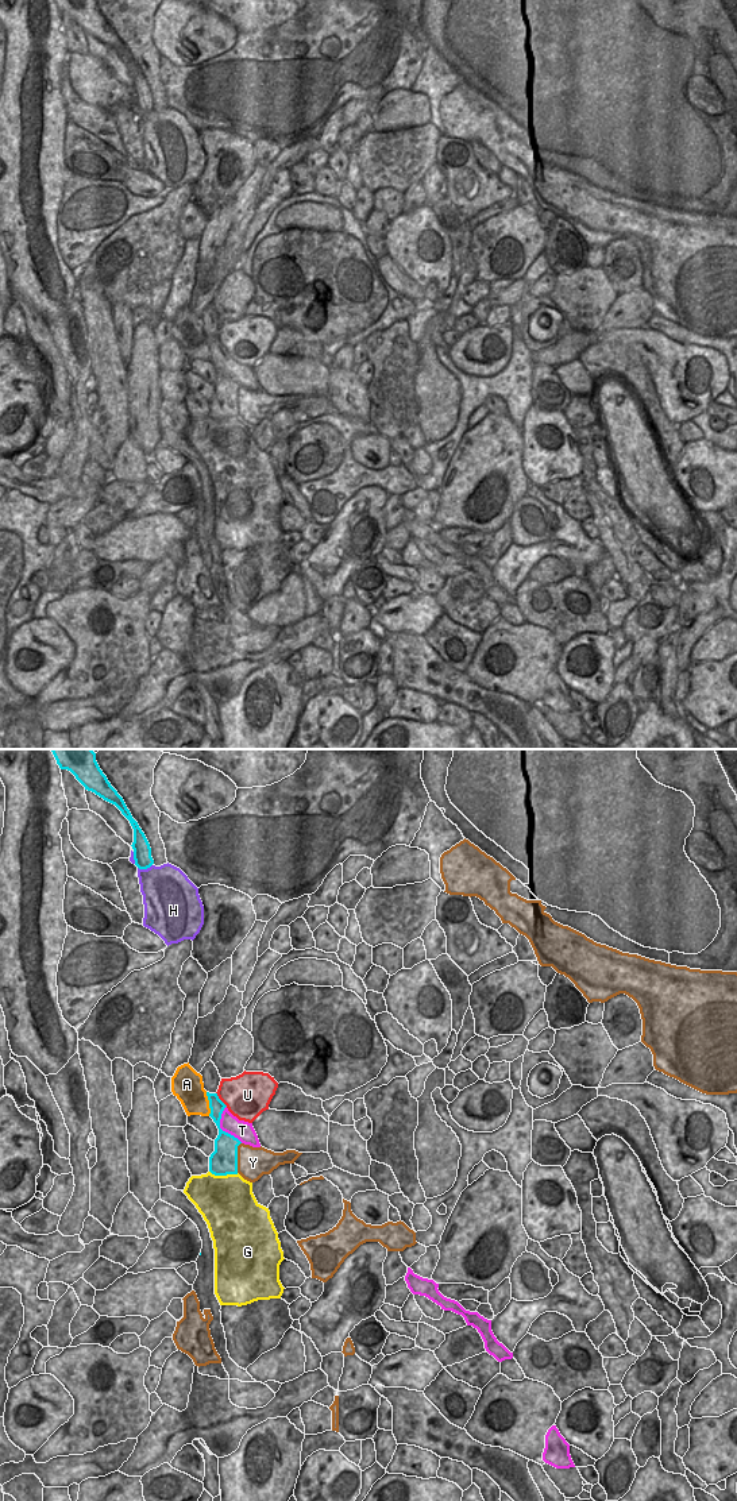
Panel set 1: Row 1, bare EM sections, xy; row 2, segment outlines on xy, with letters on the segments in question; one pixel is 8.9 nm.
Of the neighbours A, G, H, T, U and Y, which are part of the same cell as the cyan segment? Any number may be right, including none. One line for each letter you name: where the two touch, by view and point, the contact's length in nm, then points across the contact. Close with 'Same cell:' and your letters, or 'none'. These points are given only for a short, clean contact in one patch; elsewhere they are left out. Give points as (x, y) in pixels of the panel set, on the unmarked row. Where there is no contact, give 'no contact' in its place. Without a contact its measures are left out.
Same cell: none

